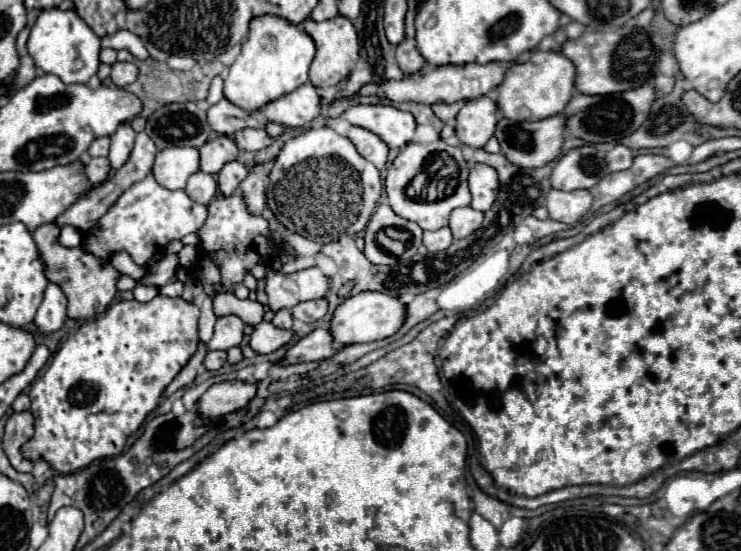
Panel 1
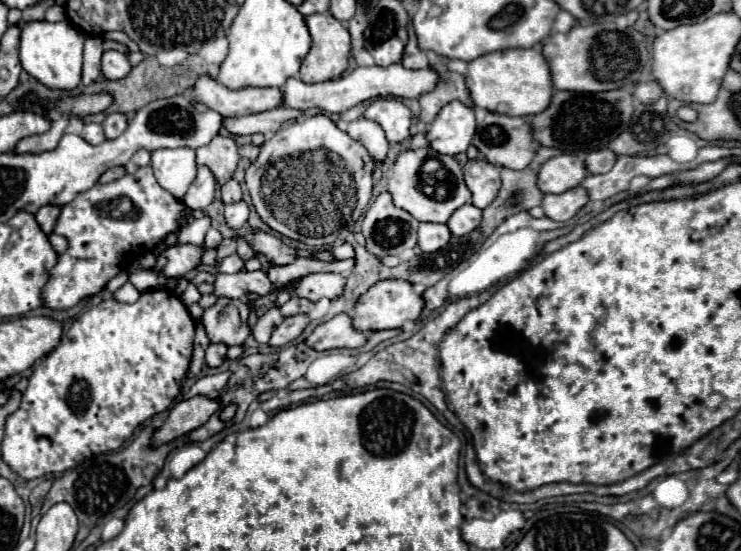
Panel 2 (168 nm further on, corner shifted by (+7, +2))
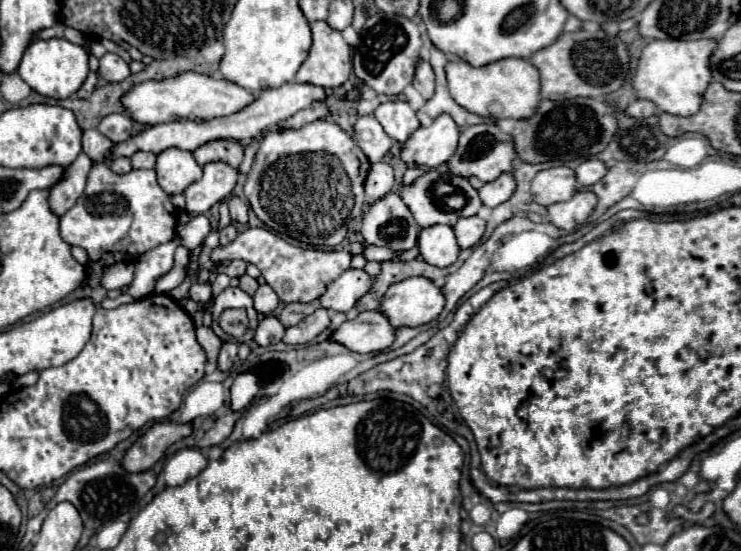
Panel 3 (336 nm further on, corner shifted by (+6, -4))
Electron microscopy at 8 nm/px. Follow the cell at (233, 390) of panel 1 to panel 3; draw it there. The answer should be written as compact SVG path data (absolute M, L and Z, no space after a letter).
M154 423L144 435L140 435L124 453L120 459L122 469L130 473L142 473L148 471L162 455L164 451L188 437L192 433L192 425L176 425L176 423Z

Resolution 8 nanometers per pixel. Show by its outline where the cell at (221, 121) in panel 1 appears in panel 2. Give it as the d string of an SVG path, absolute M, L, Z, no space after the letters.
M279 107L273 111L253 113L245 117L223 117L223 129L229 131L231 135L255 135L255 133L273 135L275 131L281 129L285 121L299 119L299 117L301 117L301 111Z

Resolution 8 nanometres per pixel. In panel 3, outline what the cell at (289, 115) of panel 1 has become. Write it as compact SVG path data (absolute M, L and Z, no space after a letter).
M190 71L170 79L146 81L146 83L134 85L120 99L128 117L140 125L158 125L168 121L196 121L196 119L210 121L216 117L232 115L252 101L254 97L244 87L238 87L236 83L230 83L226 79L212 79L208 75L190 73Z

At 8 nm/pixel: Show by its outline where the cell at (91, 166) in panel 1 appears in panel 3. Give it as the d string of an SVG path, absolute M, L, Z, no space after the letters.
M118 157L118 159L110 161L110 163L108 163L108 167L110 167L114 173L118 173L118 175L132 171L132 165L130 165L130 157Z

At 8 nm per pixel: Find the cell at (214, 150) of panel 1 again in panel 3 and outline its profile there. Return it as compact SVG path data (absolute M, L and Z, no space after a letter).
M216 139L194 149L194 159L198 161L198 165L206 165L210 161L224 161L238 169L242 157L244 157L244 147L234 139Z

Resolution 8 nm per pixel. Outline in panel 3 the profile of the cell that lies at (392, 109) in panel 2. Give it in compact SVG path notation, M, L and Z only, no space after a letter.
M406 101L382 103L374 111L374 117L384 127L384 131L398 143L404 143L420 127L416 111Z

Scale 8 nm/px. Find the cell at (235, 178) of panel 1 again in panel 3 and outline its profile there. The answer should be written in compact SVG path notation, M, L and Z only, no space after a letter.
M232 197L228 203L228 209L230 209L230 219L234 225L240 225L240 227L248 225L248 205L242 199Z

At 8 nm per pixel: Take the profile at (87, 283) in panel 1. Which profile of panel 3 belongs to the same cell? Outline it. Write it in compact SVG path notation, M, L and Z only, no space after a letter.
M80 153L78 159L64 169L62 179L52 187L50 207L58 217L62 217L82 195L90 167L92 167L92 159L86 153Z

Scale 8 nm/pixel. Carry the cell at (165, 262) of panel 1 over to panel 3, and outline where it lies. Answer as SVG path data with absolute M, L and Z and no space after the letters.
M248 227L244 229L230 245L216 247L212 251L212 261L232 261L242 259L256 265L262 271L264 281L276 291L282 303L312 303L322 291L326 291L328 283L338 279L344 271L350 269L352 253L346 249L338 251L318 251L318 249L302 249L298 245L286 243L282 237L274 235L268 229Z

